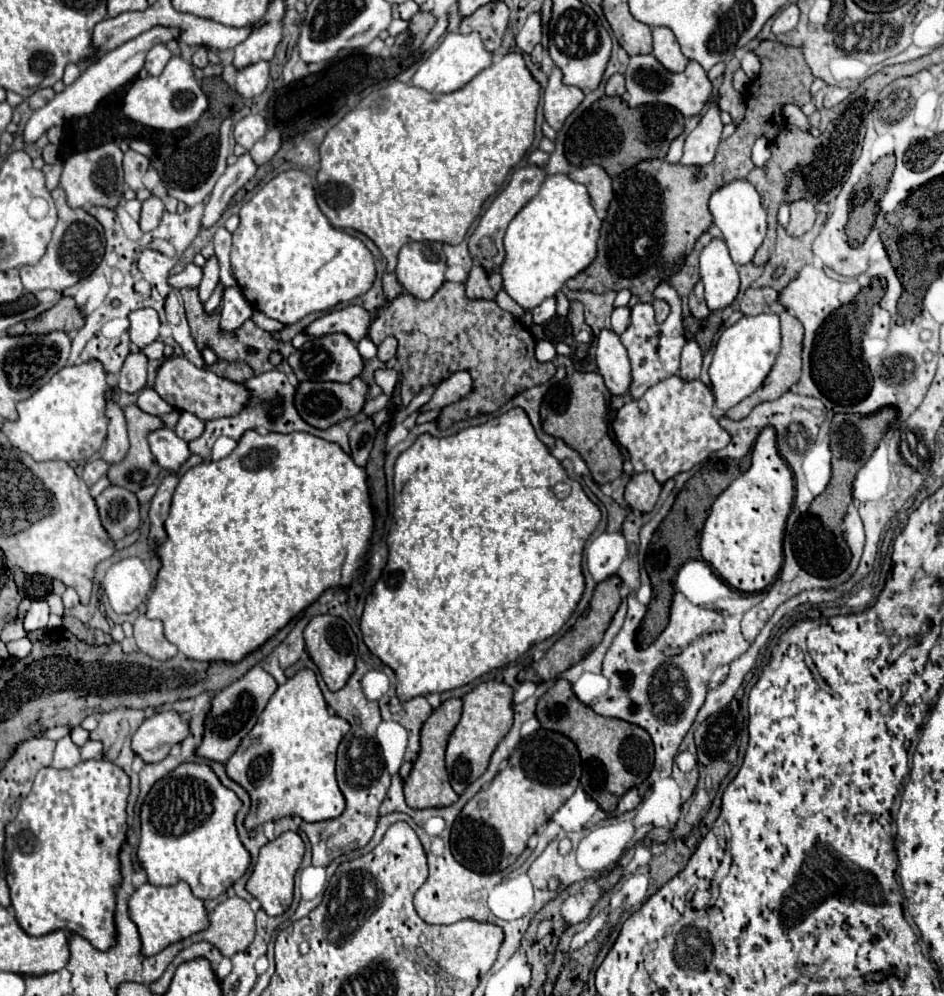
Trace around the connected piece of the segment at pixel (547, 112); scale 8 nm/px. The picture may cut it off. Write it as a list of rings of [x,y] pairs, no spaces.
[[[556,67],[550,73],[548,87],[544,91],[544,117],[554,131],[560,131],[566,117],[582,103],[584,93],[578,87],[562,83],[562,71]]]

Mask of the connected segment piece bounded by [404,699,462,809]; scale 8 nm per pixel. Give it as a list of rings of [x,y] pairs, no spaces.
[[[448,699],[438,707],[432,715],[430,721],[422,727],[422,751],[418,753],[418,759],[414,761],[414,769],[404,781],[404,795],[406,803],[412,809],[428,809],[428,807],[450,807],[452,803],[458,801],[458,795],[448,783],[448,773],[444,767],[444,753],[448,745],[448,737],[454,731],[462,717],[462,699]]]

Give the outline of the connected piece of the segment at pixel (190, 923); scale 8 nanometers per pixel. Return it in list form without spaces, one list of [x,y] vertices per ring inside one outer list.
[[[182,881],[172,887],[156,887],[150,883],[138,887],[130,897],[130,919],[138,925],[142,937],[142,955],[158,955],[168,945],[200,933],[210,925],[204,903],[194,897],[190,887]]]

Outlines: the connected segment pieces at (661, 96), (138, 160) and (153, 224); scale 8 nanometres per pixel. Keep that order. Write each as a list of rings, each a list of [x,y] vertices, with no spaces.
[[[636,55],[630,57],[624,75],[626,75],[626,89],[628,89],[626,101],[630,107],[640,107],[646,103],[664,103],[676,107],[686,119],[696,117],[706,107],[706,103],[714,93],[712,81],[708,79],[702,65],[696,61],[690,61],[686,71],[682,73],[670,73],[656,61],[654,55]]]
[[[128,149],[124,153],[124,173],[126,173],[124,179],[126,179],[126,185],[130,189],[138,191],[138,189],[144,187],[142,177],[144,177],[144,173],[148,169],[150,169],[150,159],[146,155],[140,155],[140,153],[132,151],[132,149]]]
[[[152,195],[150,199],[146,199],[142,203],[142,215],[140,215],[140,227],[142,227],[142,231],[154,231],[160,225],[162,215],[164,215],[162,201],[156,195]]]

